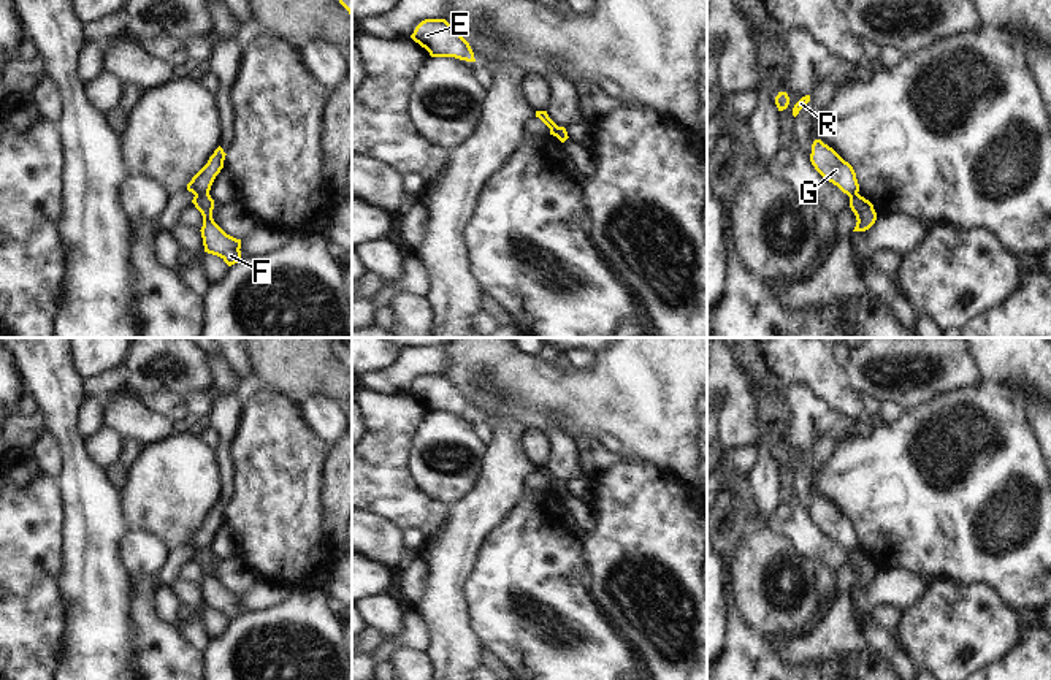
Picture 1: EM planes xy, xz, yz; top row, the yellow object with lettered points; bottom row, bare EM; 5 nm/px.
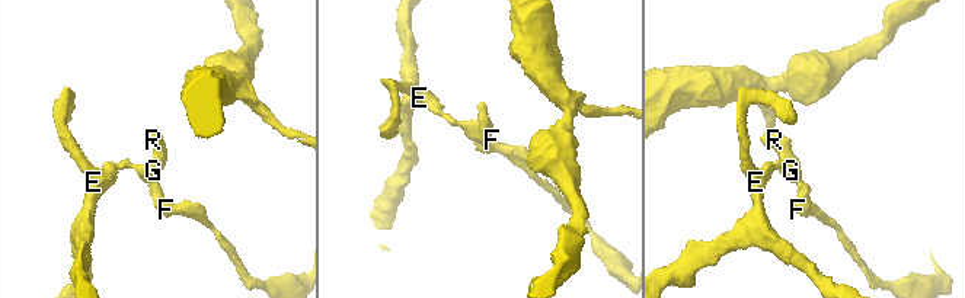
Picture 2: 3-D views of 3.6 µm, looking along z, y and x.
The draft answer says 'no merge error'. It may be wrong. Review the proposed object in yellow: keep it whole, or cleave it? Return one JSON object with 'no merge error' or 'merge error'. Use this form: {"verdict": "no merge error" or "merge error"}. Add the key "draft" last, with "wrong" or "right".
{"verdict": "merge error", "draft": "wrong"}

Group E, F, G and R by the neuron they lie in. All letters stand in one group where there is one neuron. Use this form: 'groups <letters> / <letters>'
groups E G R / F

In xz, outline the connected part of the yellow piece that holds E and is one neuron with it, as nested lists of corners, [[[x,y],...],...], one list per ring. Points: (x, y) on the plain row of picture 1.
[[[445,374],[422,376],[411,393],[425,403],[431,412],[476,417],[469,398]]]

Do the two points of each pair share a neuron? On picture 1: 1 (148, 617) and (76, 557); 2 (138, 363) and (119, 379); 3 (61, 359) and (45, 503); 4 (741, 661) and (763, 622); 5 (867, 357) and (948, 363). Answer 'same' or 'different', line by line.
1: different
2: different
3: different
4: different
5: same

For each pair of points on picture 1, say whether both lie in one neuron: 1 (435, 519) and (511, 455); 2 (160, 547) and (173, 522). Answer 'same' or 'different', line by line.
1: different
2: different

